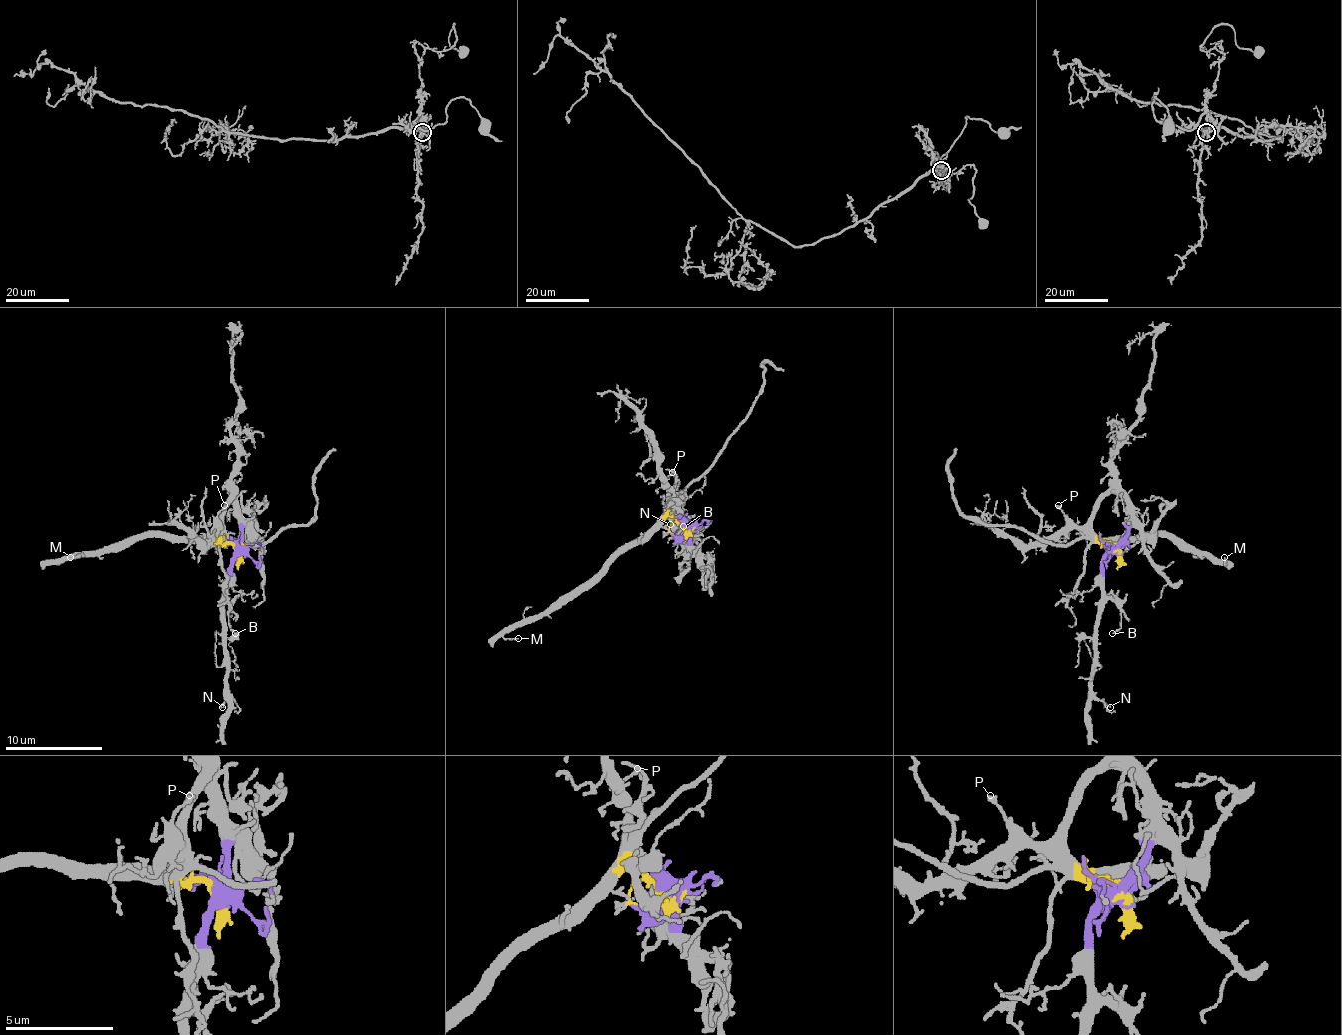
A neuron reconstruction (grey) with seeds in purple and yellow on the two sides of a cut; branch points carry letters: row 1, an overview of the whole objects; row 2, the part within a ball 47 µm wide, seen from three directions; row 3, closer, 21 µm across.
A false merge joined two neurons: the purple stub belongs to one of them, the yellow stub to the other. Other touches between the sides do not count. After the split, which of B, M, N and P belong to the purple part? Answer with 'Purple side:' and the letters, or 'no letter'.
Purple side: B, N

